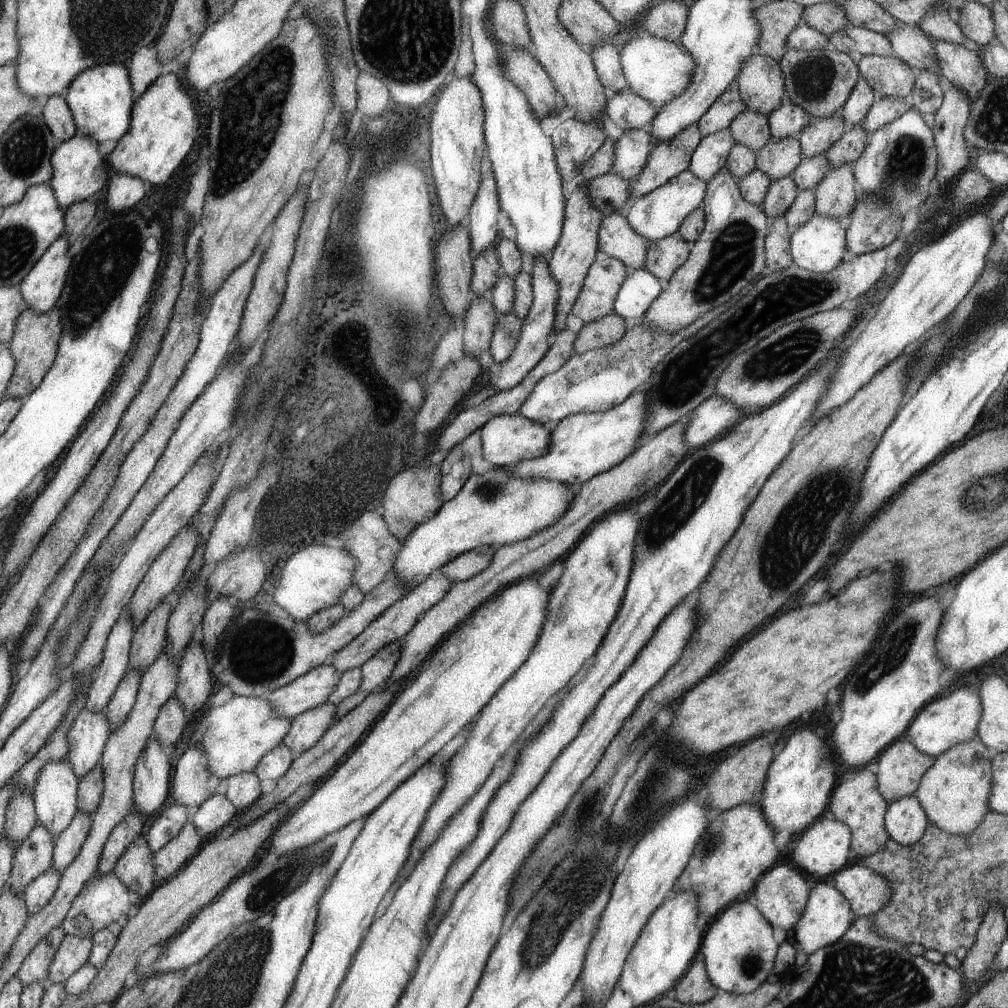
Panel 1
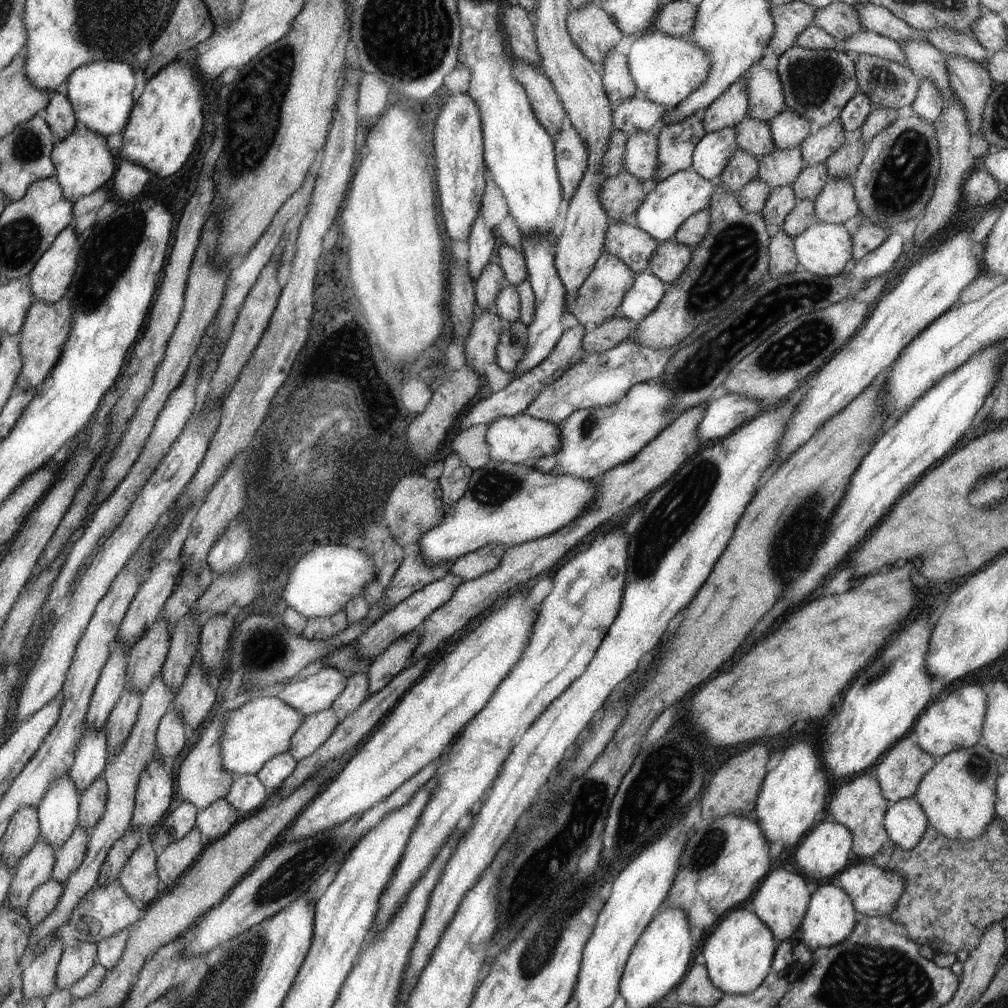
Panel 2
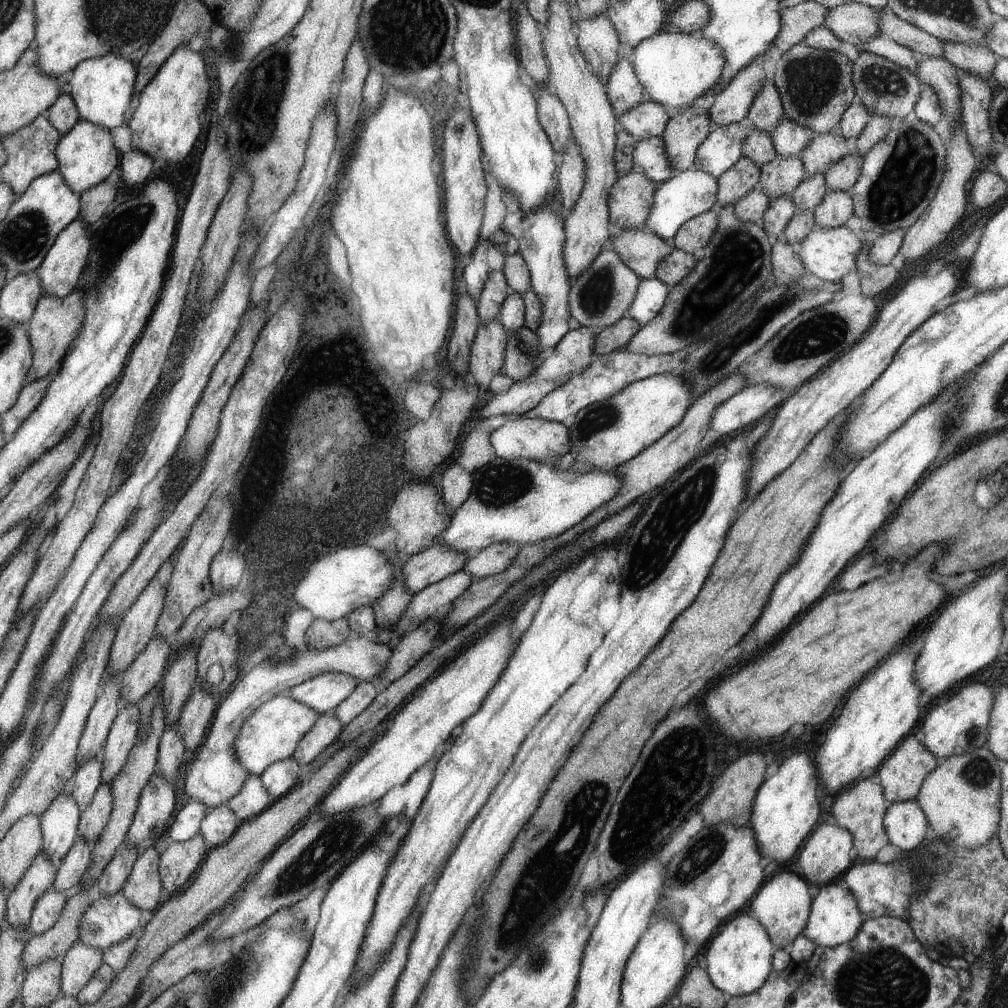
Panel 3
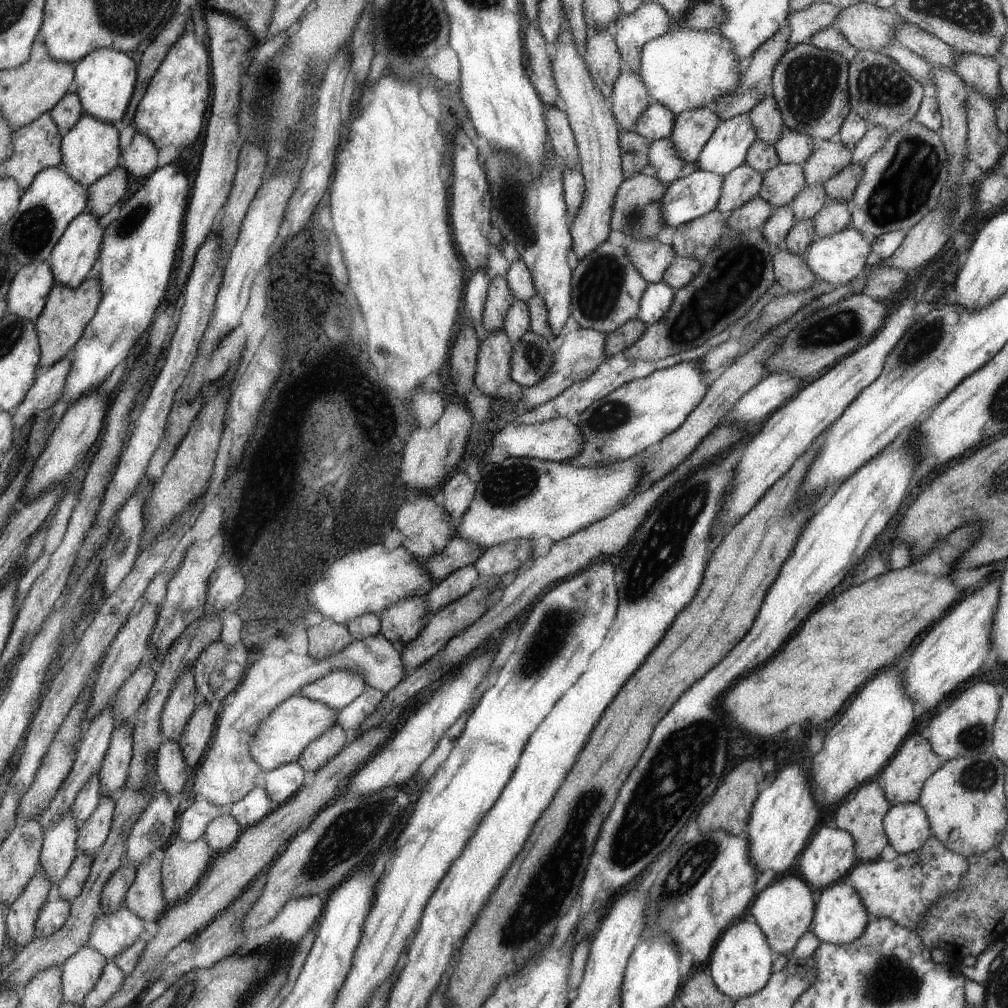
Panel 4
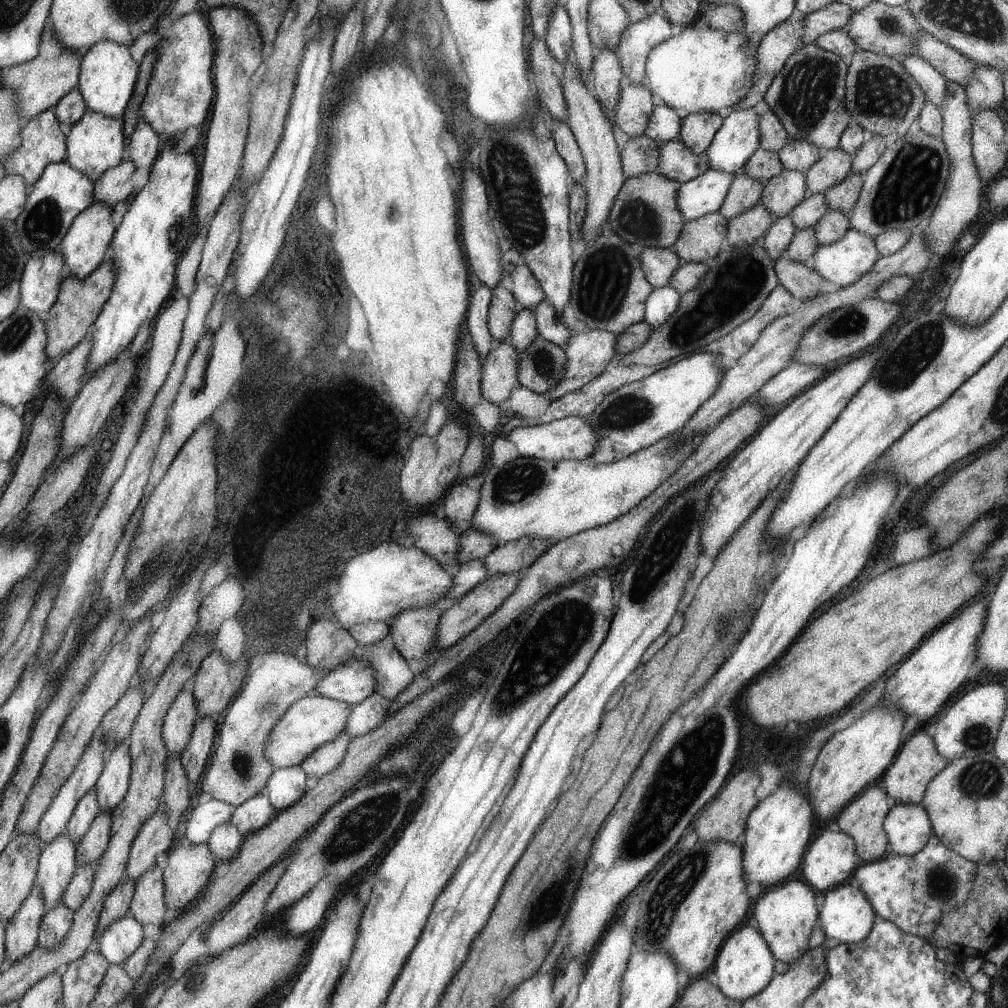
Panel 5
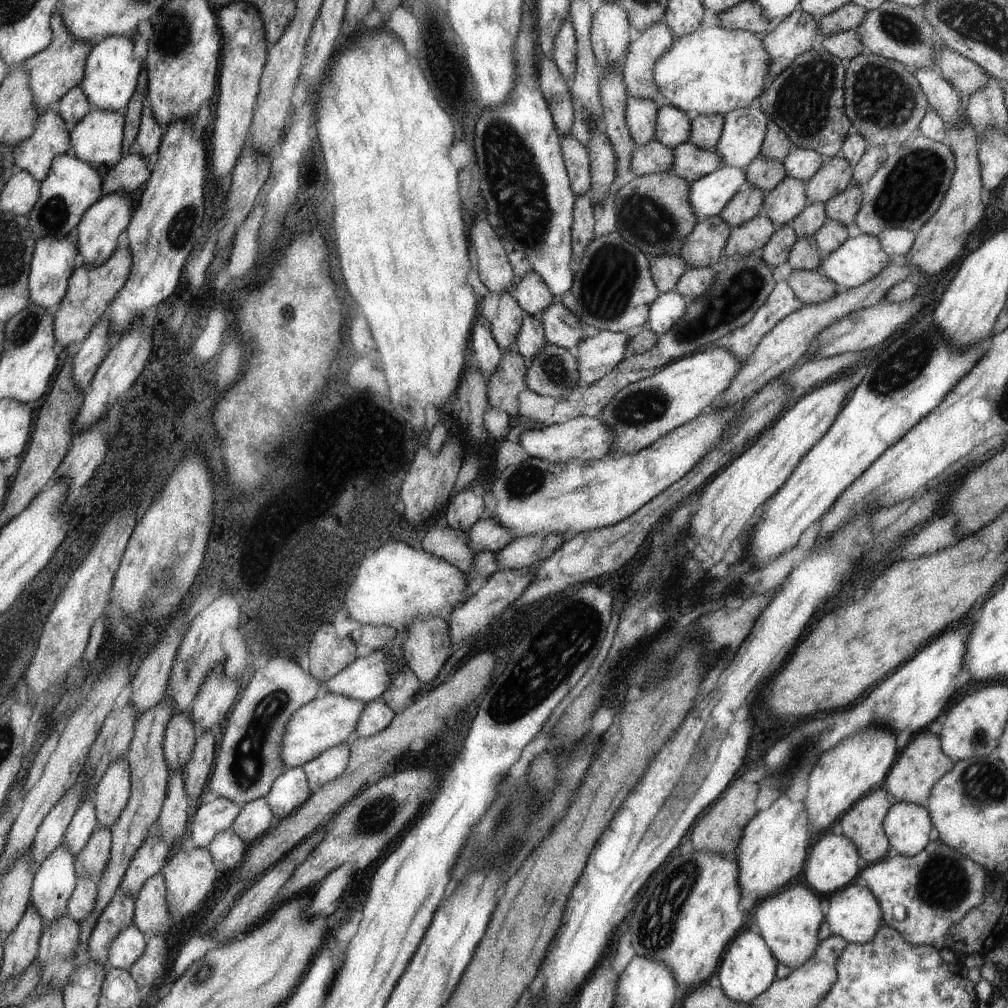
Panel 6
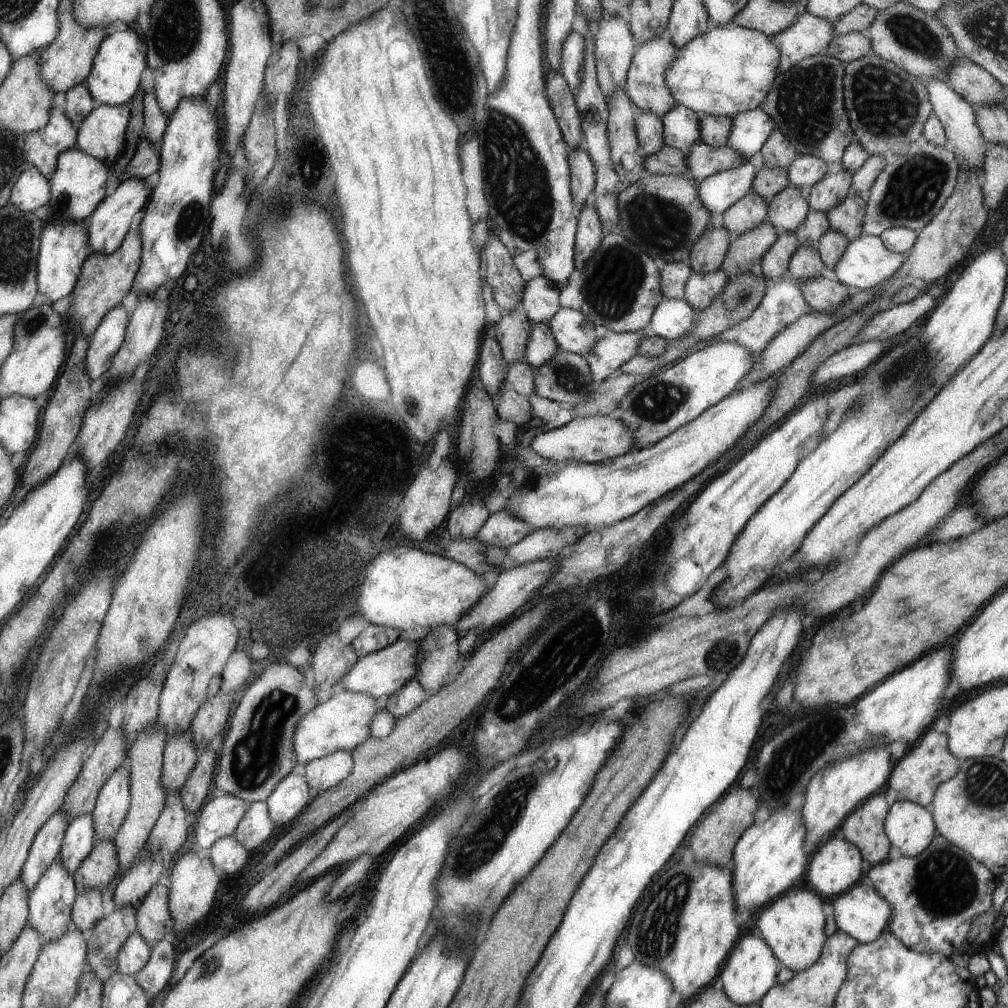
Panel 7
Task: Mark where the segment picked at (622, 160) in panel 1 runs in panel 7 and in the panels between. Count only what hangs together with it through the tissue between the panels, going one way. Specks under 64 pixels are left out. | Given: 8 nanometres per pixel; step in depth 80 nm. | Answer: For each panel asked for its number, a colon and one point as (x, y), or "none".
2: (642, 150)
3: (650, 156)
4: (664, 160)
5: (678, 162)
6: (691, 162)
7: (705, 160)

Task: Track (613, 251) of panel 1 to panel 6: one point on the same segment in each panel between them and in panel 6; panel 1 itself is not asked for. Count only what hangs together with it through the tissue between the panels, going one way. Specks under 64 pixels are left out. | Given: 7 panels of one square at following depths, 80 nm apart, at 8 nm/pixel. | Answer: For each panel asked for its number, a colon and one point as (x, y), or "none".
2: (631, 244)
3: (642, 250)
4: (652, 258)
5: (659, 265)
6: (666, 270)

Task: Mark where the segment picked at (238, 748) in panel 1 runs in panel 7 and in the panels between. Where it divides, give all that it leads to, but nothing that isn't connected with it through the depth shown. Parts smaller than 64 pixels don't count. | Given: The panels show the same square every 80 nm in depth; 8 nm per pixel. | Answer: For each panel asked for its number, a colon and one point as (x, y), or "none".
2: (255, 733)
3: (272, 733)
4: (282, 737)
5: (311, 722)
6: (321, 724)
7: (343, 722)

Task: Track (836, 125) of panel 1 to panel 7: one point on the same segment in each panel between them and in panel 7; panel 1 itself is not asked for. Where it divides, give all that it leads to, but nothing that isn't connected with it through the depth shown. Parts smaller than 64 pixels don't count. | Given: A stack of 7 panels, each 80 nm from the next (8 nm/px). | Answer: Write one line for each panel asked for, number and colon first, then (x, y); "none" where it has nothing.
2: (819, 147)
3: (825, 150)
4: (830, 157)
5: (835, 165)
6: (836, 175)
7: (836, 185)

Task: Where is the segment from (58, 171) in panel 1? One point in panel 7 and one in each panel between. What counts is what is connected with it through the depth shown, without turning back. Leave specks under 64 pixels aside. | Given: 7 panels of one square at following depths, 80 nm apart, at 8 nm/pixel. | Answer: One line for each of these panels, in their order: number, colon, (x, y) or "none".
2: (83, 162)
3: (87, 156)
4: (90, 149)
5: (95, 144)
6: (97, 139)
7: (102, 134)

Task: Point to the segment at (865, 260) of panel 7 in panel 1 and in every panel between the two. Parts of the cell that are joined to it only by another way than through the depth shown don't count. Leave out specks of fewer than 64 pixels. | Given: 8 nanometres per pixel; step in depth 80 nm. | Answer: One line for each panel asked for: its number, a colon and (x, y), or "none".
1: (818, 246)
2: (824, 250)
3: (830, 253)
4: (838, 259)
5: (844, 262)
6: (861, 258)

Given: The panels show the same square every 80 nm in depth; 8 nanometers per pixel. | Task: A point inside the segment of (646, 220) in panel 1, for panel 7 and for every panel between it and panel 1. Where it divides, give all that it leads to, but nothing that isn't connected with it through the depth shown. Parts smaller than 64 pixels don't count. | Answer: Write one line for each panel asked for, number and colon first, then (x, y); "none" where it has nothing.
2: (670, 202)
3: (690, 193)
4: (688, 198)
5: (705, 194)
6: (708, 196)
7: (719, 192)

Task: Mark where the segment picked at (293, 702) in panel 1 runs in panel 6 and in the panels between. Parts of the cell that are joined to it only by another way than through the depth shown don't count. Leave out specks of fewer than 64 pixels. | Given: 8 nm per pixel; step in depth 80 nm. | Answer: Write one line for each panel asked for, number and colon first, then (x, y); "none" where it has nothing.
2: (315, 693)
3: (325, 692)
4: (338, 689)
5: (353, 682)
6: (367, 678)

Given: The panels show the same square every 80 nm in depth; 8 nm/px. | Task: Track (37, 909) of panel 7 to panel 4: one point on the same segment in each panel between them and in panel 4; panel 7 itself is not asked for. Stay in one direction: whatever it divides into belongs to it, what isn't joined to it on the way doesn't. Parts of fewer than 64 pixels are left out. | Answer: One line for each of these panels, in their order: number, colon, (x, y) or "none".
4: (60, 847)
5: (58, 862)
6: (55, 882)

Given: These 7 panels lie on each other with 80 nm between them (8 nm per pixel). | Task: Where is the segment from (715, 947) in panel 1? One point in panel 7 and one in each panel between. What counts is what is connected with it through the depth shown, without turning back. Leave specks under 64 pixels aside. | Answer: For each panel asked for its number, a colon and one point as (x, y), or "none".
2: (738, 953)
3: (739, 958)
4: (741, 963)
5: (745, 966)
6: (747, 970)
7: (750, 972)

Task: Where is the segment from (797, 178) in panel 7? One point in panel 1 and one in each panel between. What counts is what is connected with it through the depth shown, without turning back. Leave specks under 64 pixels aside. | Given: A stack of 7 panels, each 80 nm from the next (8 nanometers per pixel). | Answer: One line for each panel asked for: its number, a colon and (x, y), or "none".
1: (788, 119)
2: (789, 129)
3: (790, 139)
4: (792, 147)
5: (799, 156)
6: (803, 164)

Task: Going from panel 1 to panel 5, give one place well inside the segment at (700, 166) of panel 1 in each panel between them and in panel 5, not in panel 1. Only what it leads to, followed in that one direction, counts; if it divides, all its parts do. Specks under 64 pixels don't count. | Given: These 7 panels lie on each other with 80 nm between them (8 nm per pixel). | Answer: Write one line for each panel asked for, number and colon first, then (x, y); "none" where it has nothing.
2: (711, 156)
3: (723, 148)
4: (728, 148)
5: (738, 138)

